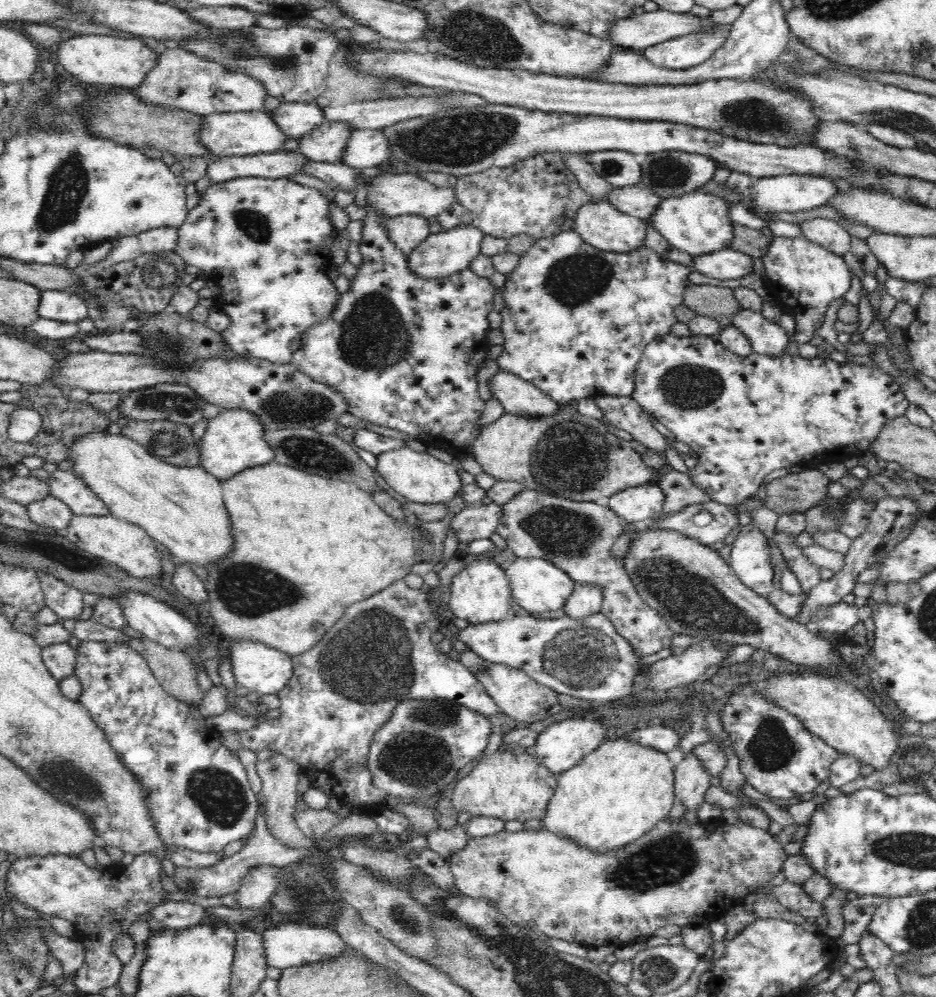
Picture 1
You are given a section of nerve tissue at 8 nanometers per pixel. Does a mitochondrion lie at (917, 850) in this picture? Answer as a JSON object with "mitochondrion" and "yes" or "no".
{"mitochondrion":"yes"}

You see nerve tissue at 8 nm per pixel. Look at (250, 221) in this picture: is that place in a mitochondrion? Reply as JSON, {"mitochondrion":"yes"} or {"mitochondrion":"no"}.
{"mitochondrion":"yes"}

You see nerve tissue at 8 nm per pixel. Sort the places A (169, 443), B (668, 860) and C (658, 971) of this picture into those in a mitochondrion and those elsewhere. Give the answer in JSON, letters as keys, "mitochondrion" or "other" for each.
{"A":"mitochondrion","B":"mitochondrion","C":"mitochondrion"}

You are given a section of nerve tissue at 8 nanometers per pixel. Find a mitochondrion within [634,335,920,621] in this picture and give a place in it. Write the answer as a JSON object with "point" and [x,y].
{"point":[690,387]}

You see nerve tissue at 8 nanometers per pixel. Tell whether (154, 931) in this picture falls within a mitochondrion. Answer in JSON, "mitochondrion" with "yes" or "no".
{"mitochondrion":"no"}

